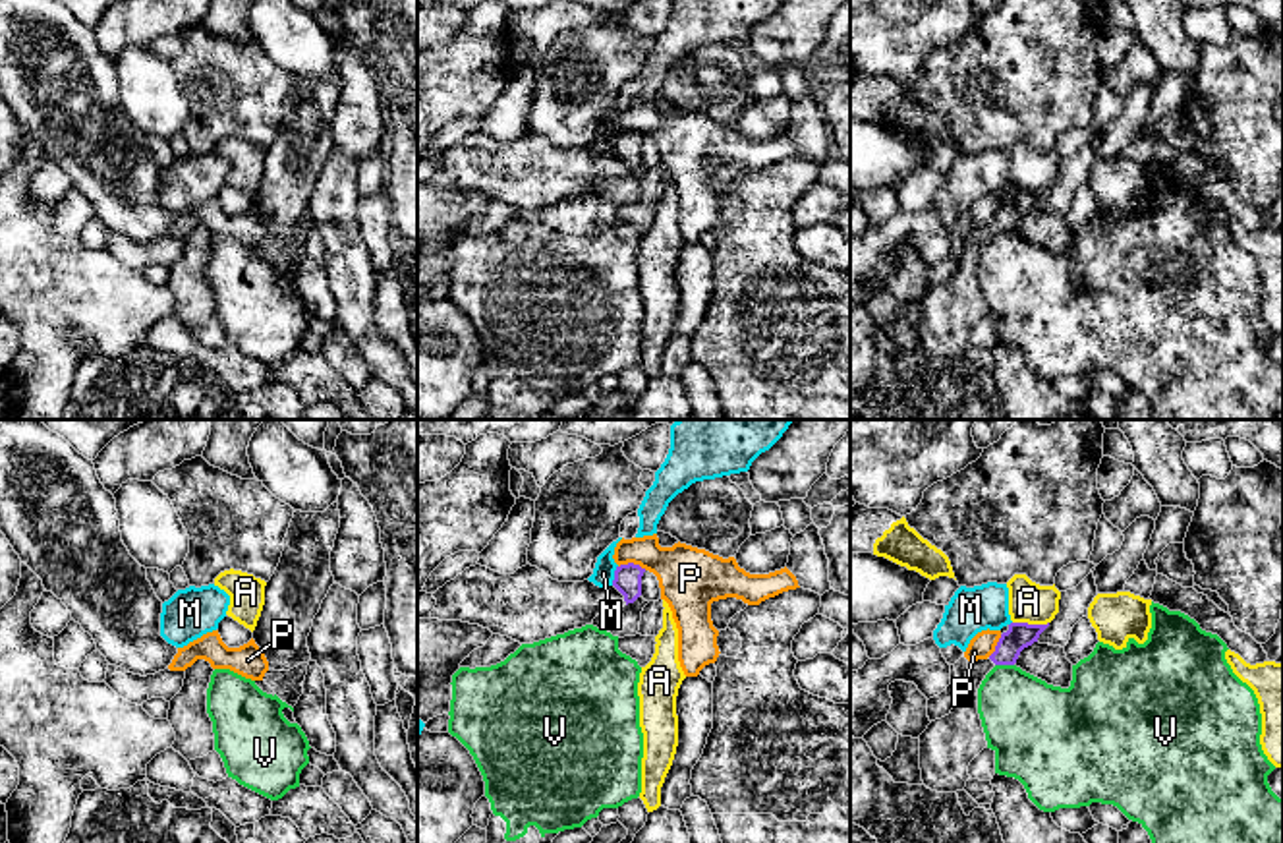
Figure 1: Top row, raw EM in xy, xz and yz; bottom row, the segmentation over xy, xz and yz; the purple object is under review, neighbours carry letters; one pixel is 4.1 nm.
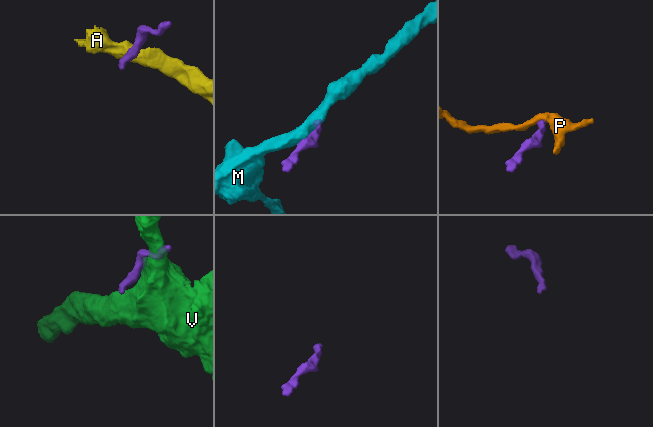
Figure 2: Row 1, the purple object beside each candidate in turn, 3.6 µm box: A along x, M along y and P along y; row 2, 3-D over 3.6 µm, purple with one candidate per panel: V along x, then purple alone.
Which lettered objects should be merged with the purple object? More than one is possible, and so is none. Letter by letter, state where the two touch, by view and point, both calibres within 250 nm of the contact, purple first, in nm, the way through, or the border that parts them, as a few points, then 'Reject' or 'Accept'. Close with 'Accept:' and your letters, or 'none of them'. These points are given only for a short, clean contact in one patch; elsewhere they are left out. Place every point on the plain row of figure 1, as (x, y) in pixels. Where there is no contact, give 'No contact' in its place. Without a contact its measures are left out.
A: Touches purple at yz (1030, 192). Thickness 110 nm (purple) against 170 nm. Boundary: yz (1013, 188), (1048, 190). Reject
M: Touches purple at xz (615, 142). Thickness 110 nm (purple) against 90 nm. Boundary: xz (617, 132), (611, 151). Reject
P: Touches purple at xz (632, 130). Thickness 110 nm (purple) against 260 nm. Boundary: xz (619, 132), (632, 130), (646, 136). Reject
V: Touches purple at yz (1005, 231). Thickness 110 nm (purple) against 360 nm. Reject
Accept: none of them

